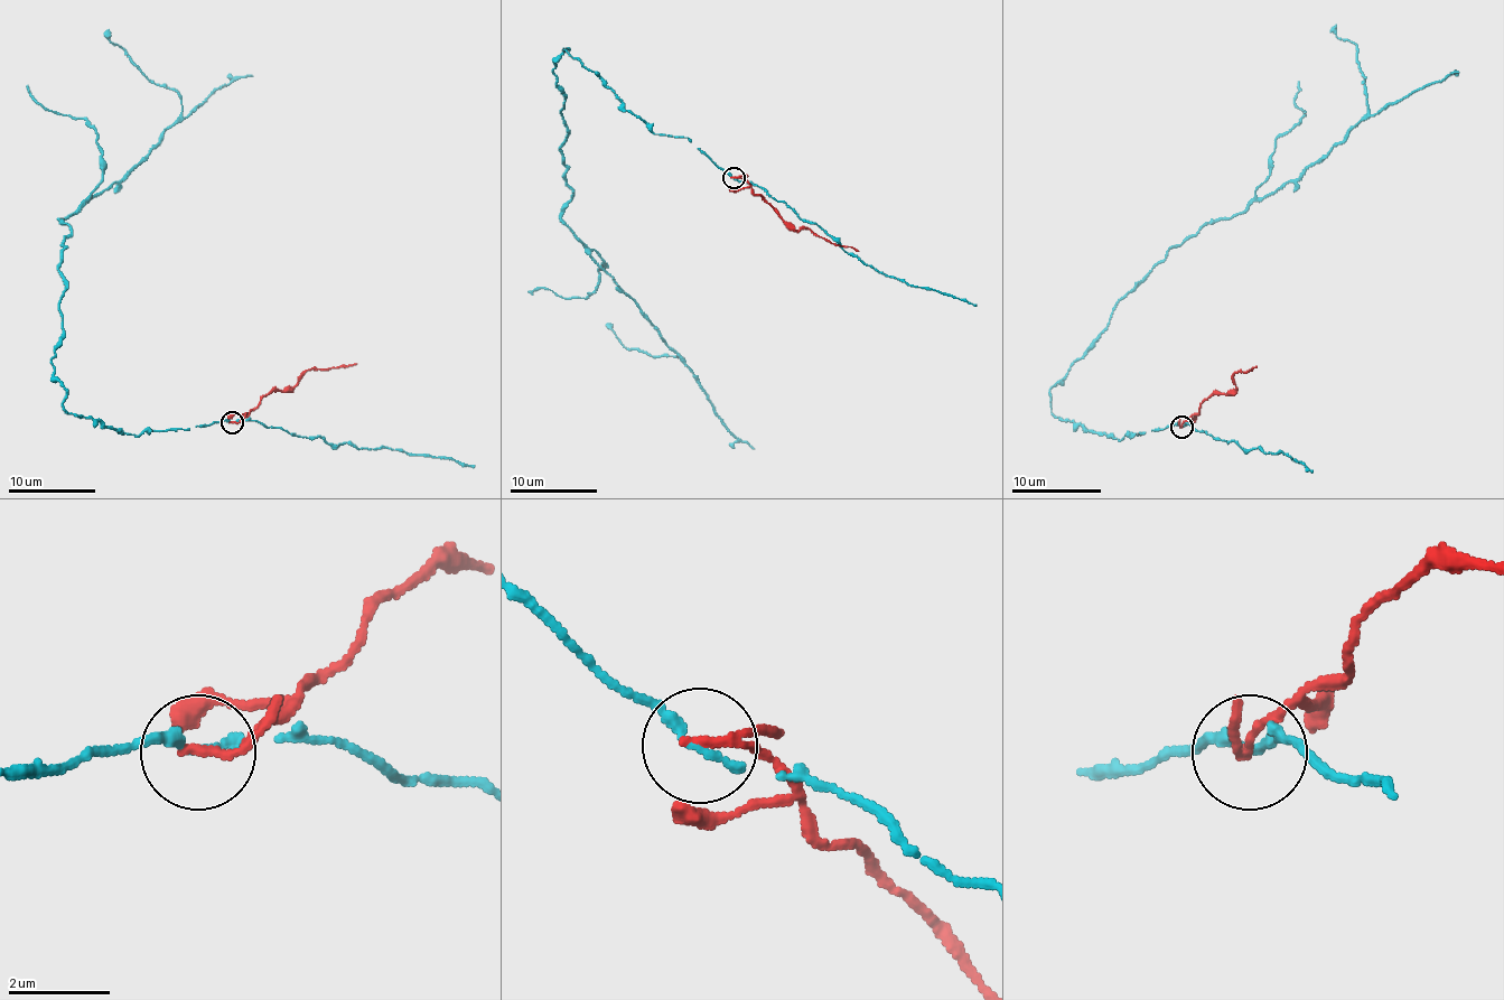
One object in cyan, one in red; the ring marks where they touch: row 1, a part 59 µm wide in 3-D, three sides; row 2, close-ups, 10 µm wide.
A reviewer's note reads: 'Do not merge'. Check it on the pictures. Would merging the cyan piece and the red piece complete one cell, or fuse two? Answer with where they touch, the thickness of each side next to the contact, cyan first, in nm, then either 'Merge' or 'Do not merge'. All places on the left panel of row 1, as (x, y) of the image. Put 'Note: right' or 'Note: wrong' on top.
Note: right
Place: (232, 422). Thickness 240 nm (cyan) against 140 nm. Do not merge

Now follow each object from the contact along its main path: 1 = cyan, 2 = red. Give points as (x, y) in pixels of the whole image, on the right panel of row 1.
1: (1183, 426), (1089, 432), (1051, 410), (1051, 392), (1167, 253), (1291, 183), (1367, 111), (1356, 46), (1336, 24)
2: (1183, 426), (1210, 396), (1230, 394), (1236, 388), (1236, 372), (1255, 365)

